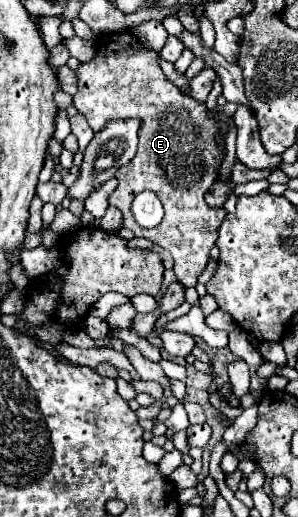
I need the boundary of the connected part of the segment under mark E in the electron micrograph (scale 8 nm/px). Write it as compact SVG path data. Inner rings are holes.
M110 34L110 36L102 36L104 40L98 38L100 40L98 42L98 56L88 64L78 66L78 70L76 70L78 92L72 98L72 102L78 108L78 112L82 112L86 116L86 120L94 132L102 130L104 124L112 118L138 118L140 120L140 132L138 132L140 142L138 142L136 158L132 158L126 166L122 166L118 170L118 174L116 174L118 188L110 194L108 204L116 206L124 214L124 228L132 230L136 236L148 238L150 242L166 248L172 254L176 278L184 286L196 286L198 276L206 270L208 254L218 240L218 228L227 215L223 208L210 208L204 197L218 177L216 171L218 168L218 148L214 148L214 136L216 136L214 120L210 120L208 108L204 104L190 100L188 94L184 94L178 86L174 86L162 74L162 70L158 66L160 56L156 52L144 48L140 42L136 42L136 38L132 34ZM142 190L152 190L160 198L160 202L166 210L166 216L158 228L146 230L146 228L138 226L132 212L130 212L130 204L132 204L134 196L140 194Z

